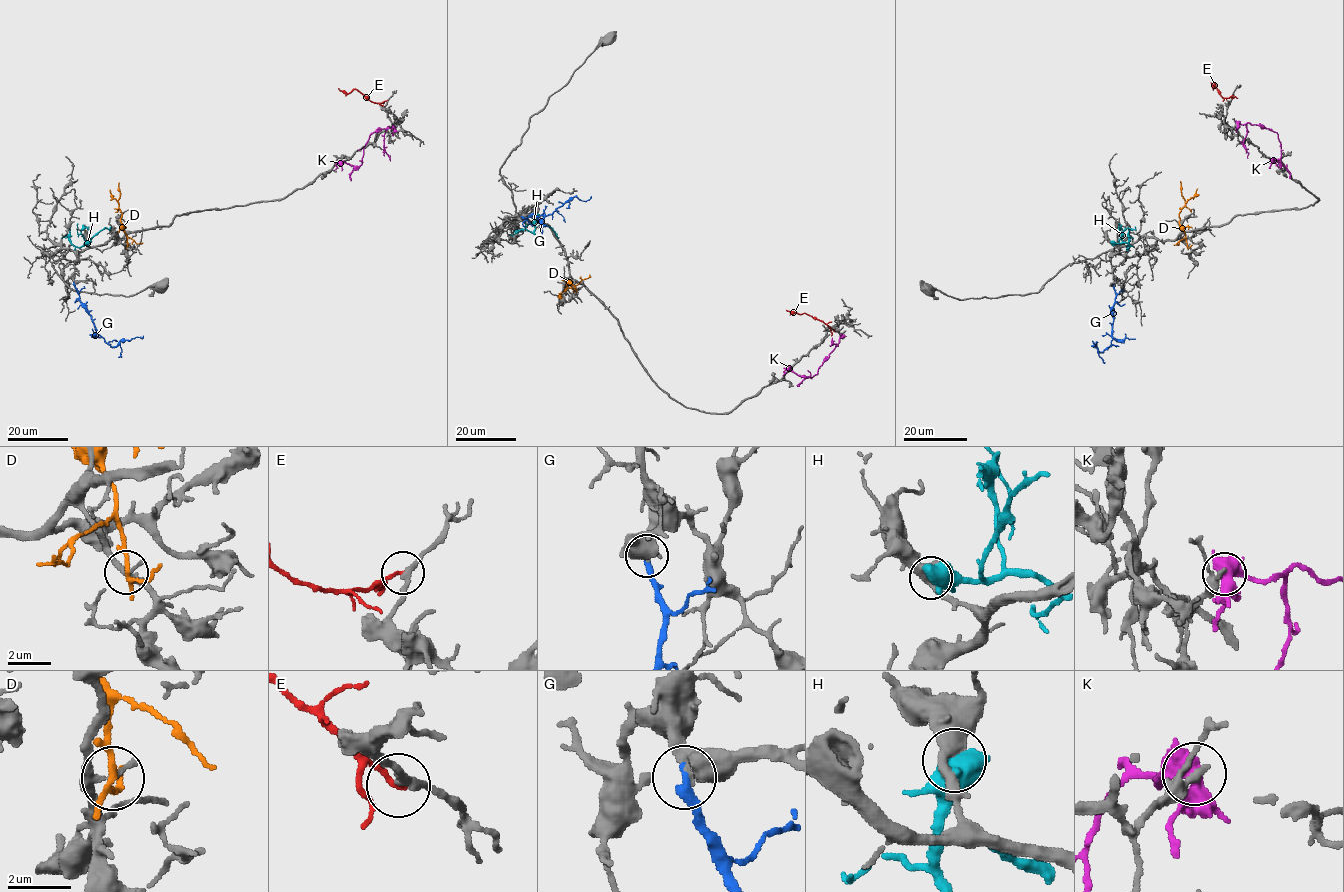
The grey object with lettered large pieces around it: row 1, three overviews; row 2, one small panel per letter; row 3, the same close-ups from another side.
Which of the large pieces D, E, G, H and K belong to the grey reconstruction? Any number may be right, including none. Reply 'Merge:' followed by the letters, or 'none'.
Merge: G

